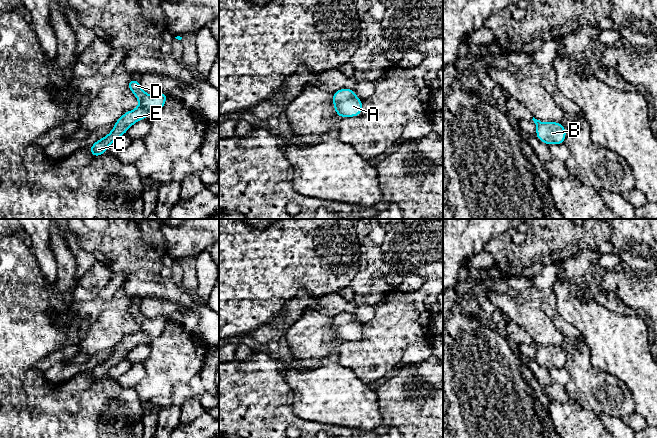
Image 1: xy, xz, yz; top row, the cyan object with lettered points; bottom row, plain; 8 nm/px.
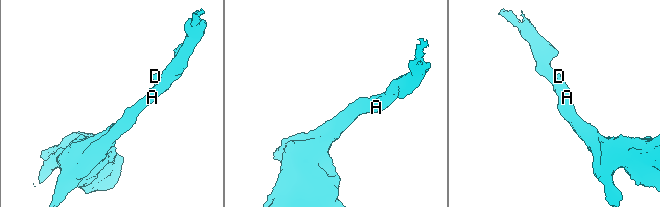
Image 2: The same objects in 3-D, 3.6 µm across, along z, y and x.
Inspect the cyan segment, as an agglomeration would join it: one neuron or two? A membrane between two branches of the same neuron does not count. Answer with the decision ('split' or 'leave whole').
leave whole

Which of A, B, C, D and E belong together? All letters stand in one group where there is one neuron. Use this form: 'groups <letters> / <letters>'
groups A B C D E

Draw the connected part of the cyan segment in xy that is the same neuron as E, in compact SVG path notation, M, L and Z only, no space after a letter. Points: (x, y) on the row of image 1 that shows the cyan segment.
M137 78L126 81L130 91L139 100L139 106L131 111L125 112L115 123L112 131L105 137L97 140L89 151L92 156L98 157L106 153L108 147L118 140L127 130L141 119L147 118L162 110L168 94L158 93L156 95L147 94L140 86Z

